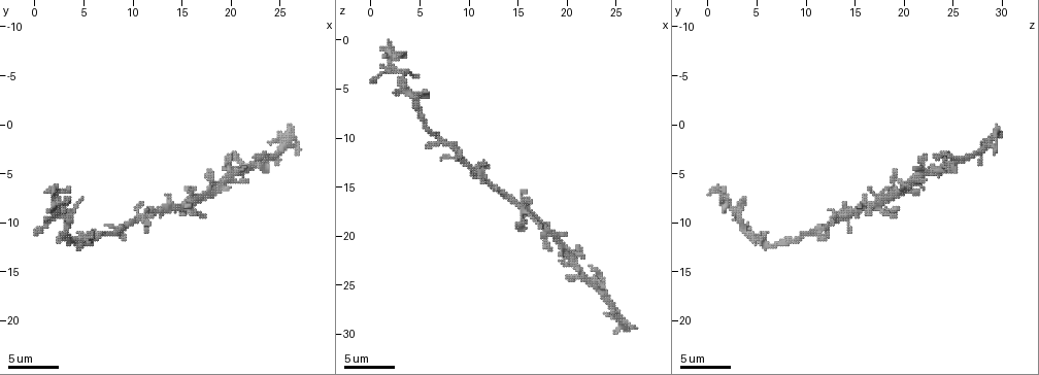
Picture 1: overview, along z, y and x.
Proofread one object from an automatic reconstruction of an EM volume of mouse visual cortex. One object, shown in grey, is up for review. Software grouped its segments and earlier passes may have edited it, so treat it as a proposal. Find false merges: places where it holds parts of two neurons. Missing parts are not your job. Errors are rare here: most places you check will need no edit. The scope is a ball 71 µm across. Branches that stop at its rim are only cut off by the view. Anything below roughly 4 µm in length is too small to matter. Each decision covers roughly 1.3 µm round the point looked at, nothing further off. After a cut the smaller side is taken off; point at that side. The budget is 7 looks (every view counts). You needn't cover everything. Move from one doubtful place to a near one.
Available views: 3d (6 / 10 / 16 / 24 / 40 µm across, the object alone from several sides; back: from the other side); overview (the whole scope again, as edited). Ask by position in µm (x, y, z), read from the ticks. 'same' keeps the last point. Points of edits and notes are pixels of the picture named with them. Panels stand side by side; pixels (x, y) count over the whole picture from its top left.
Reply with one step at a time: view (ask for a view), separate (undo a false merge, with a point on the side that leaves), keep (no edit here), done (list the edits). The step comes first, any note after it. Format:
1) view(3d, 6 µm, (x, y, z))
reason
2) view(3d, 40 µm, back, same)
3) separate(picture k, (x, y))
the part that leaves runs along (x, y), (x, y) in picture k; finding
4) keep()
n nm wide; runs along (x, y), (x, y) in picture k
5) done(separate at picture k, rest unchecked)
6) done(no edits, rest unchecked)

view(3d, 10 µm, (4.8, 12.2, 7.0))
narrows sharply

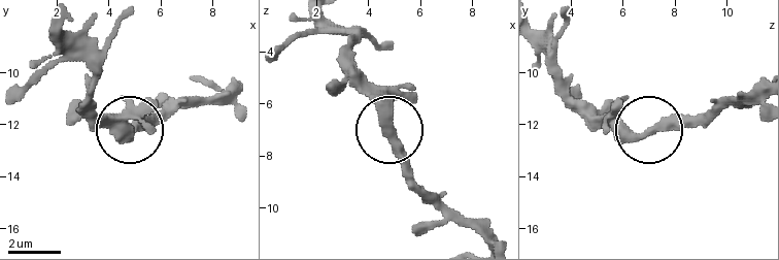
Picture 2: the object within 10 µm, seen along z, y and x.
view(3d, 10 µm, back, (4.9, 12.3, 7.0))

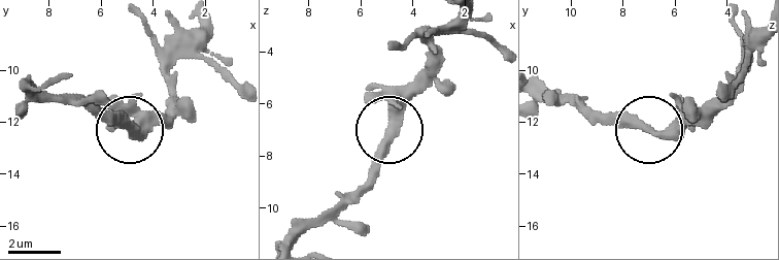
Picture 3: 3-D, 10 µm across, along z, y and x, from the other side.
keep()
runs along (538, 87), (578, 98), (598, 114), (657, 129), (709, 123) in picture 3; all the same neuron

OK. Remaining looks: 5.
view(3d, 6 µm, (3.4, 10.0, 3.2))
sudden change in width

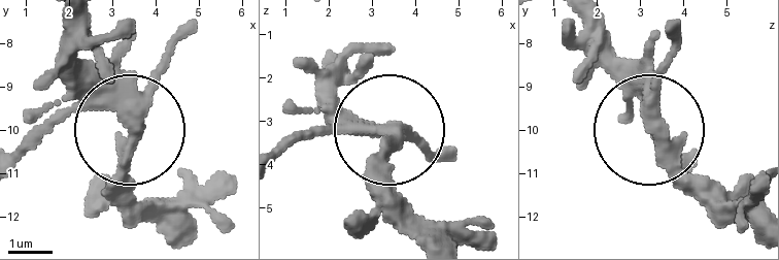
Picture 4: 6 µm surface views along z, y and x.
keep()
continuous, no second neuron

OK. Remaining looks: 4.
view(3d, 6 µm, (8.4, 11.0, 11.0))
thick turns thin

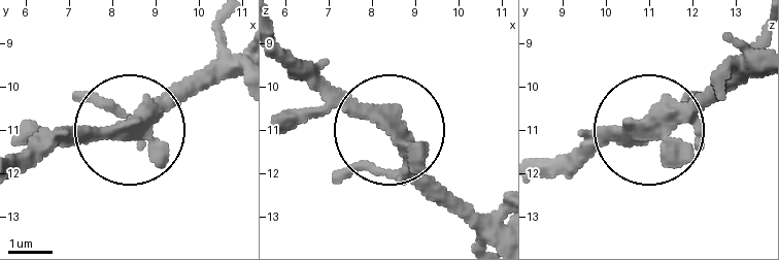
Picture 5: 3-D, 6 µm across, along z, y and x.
keep()
390 nm wide; runs along (502, 240), (402, 141), (347, 116), (306, 78) in picture 5; continuous, no second neuron

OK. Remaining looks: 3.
view(3d, 10 µm, (12.6, 9.0, 14.8))

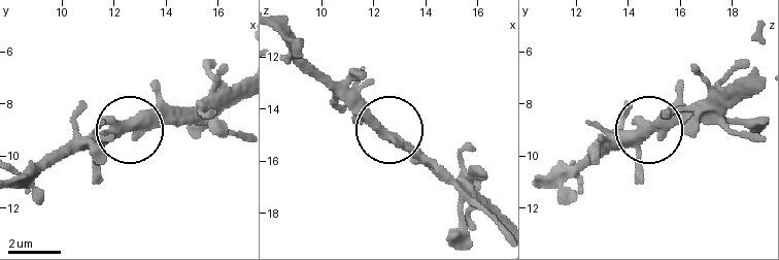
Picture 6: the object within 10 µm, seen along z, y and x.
view(3d, 10 µm, back, (12.6, 8.8, 14.9))

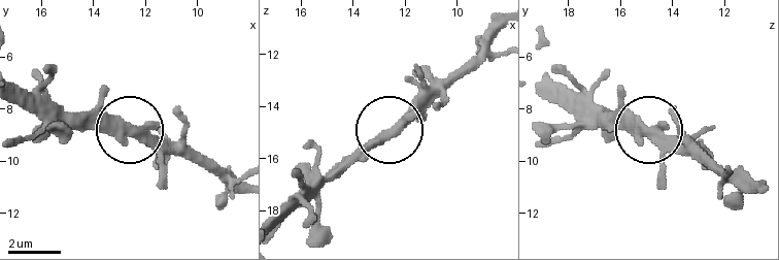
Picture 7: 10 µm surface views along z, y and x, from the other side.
keep()
420 nm wide; runs along (391, 132), (435, 84) in picture 7; one neuron here

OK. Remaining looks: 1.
done(no edits, rest unchecked)

